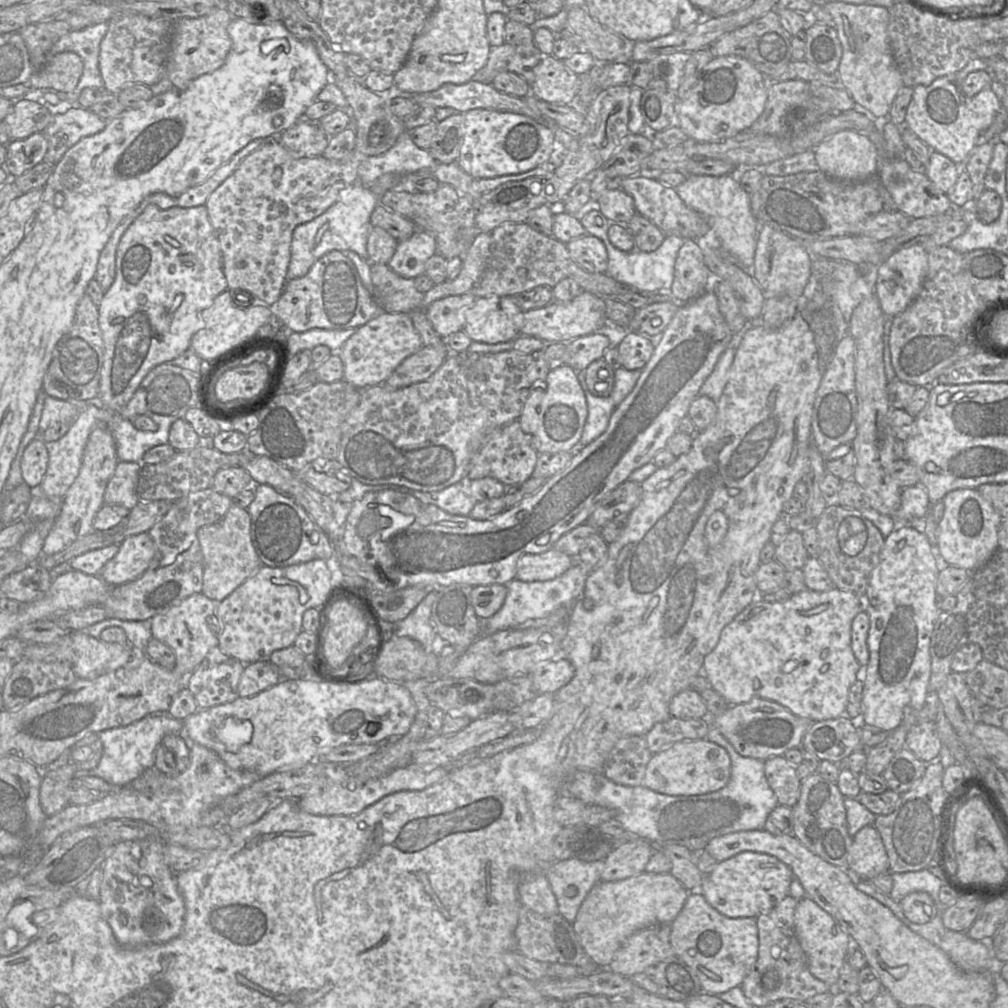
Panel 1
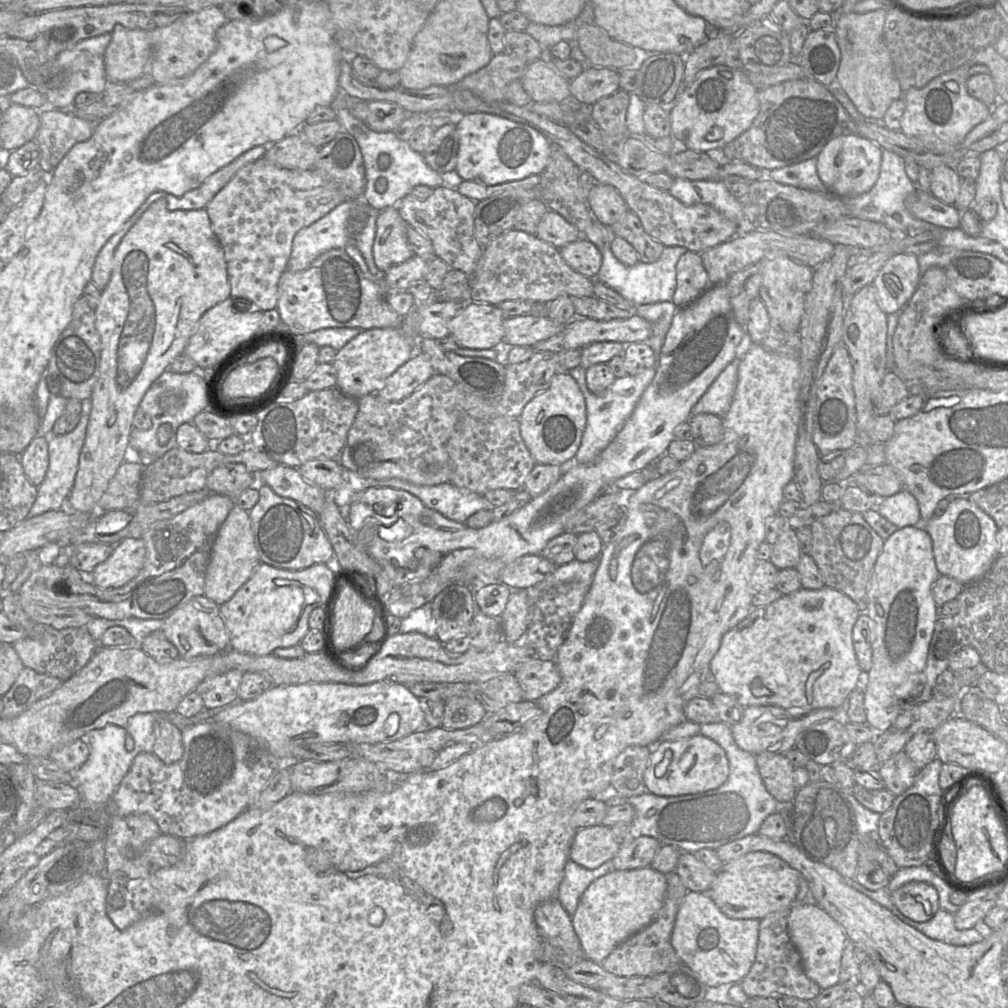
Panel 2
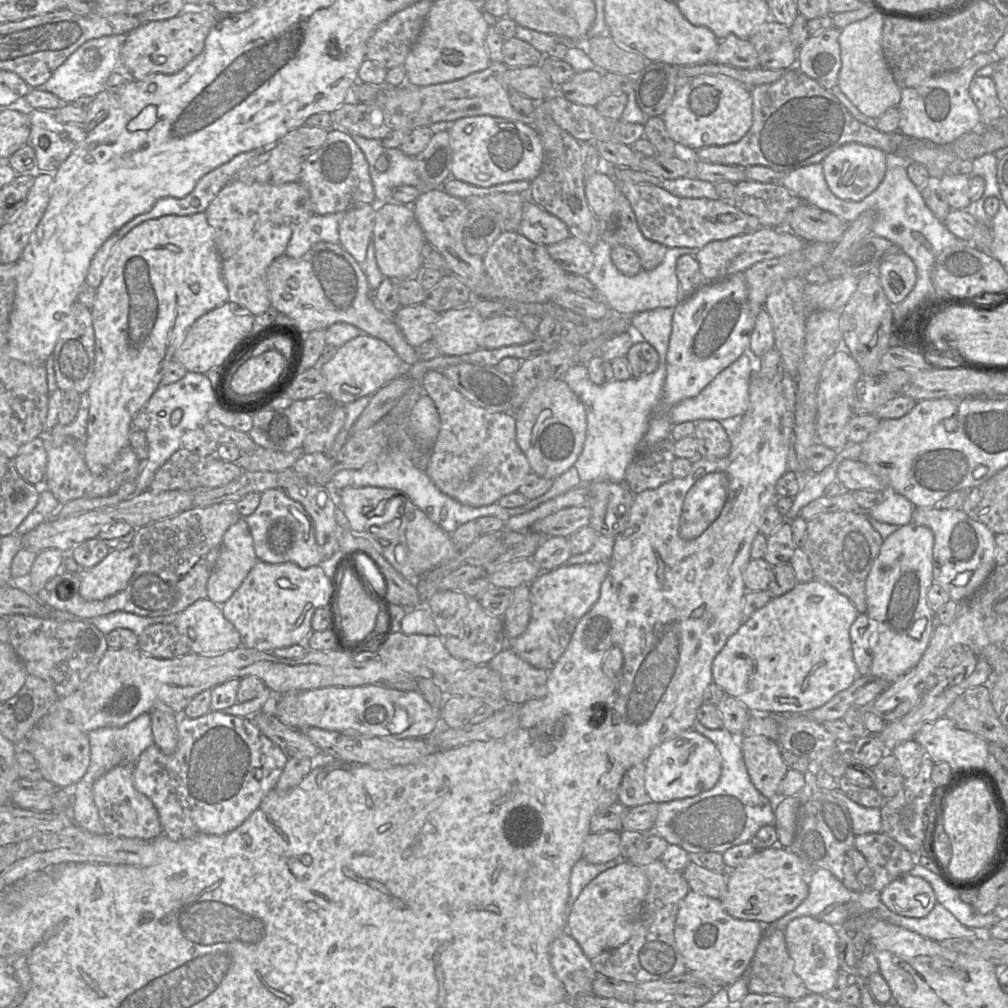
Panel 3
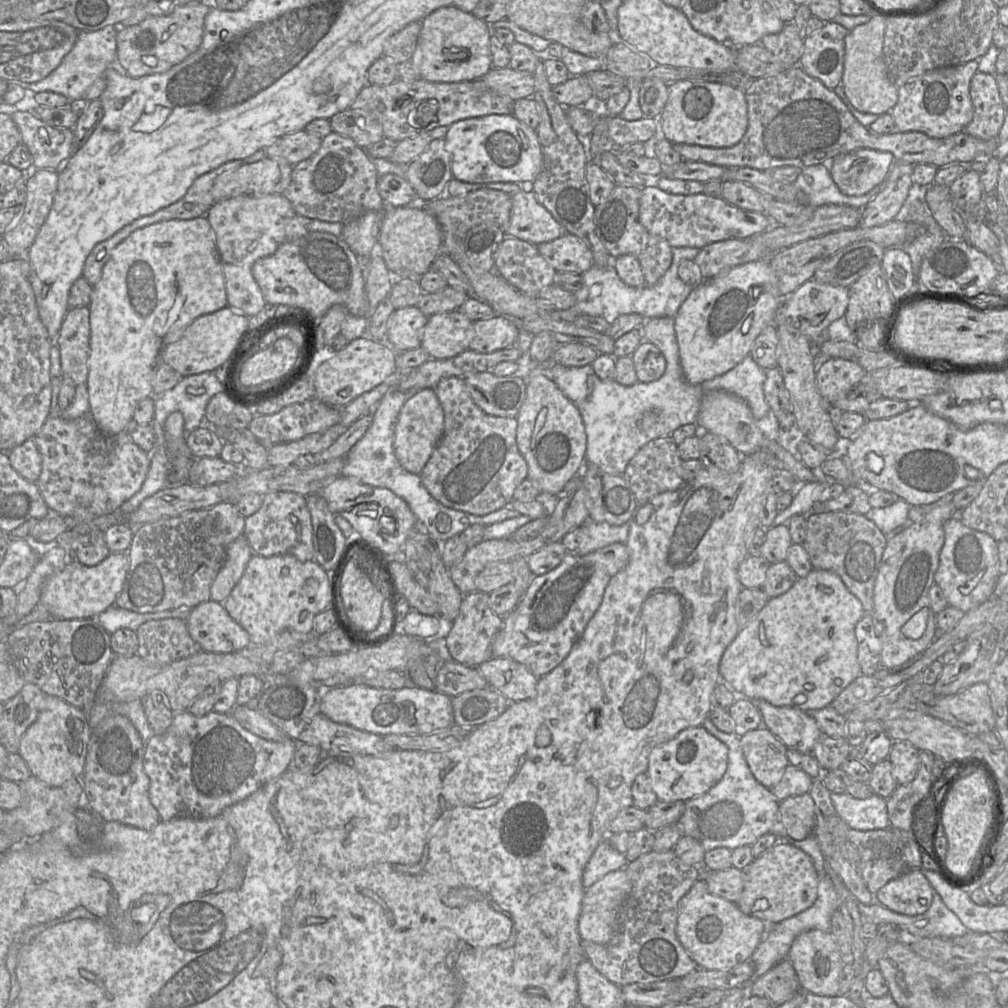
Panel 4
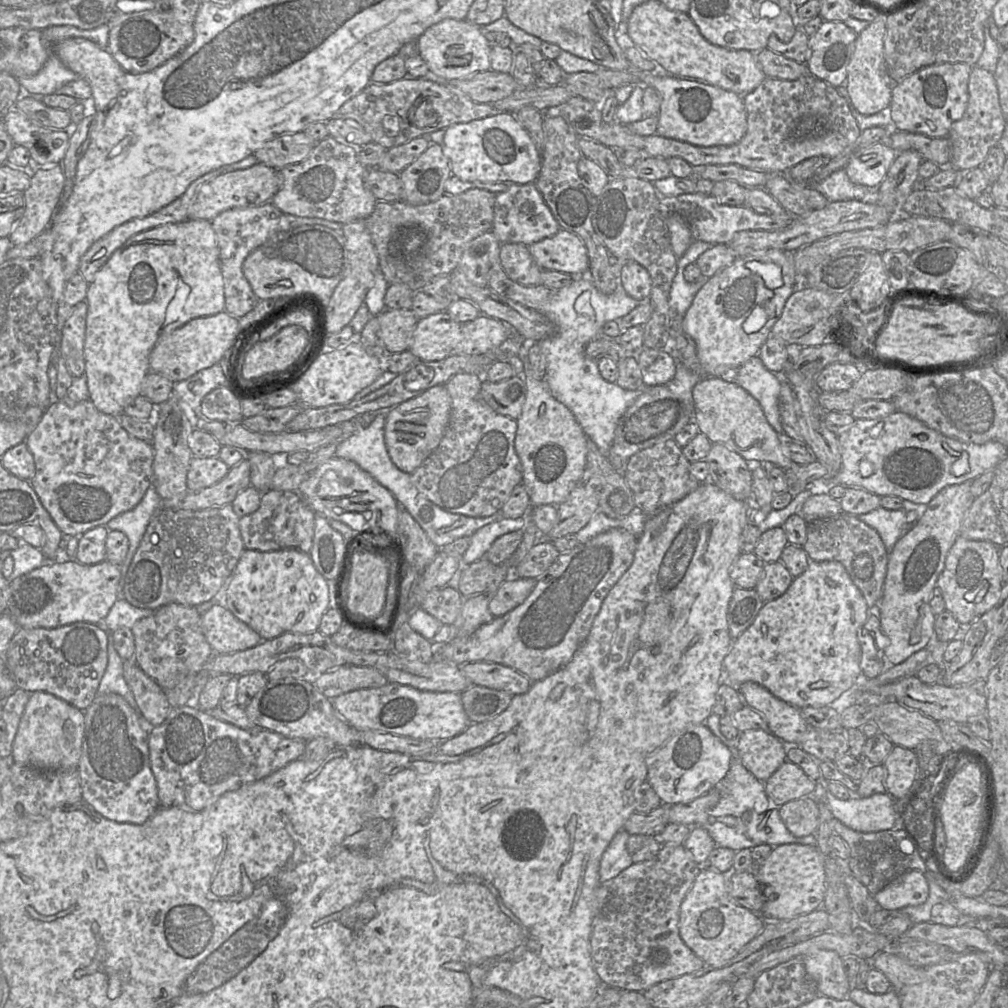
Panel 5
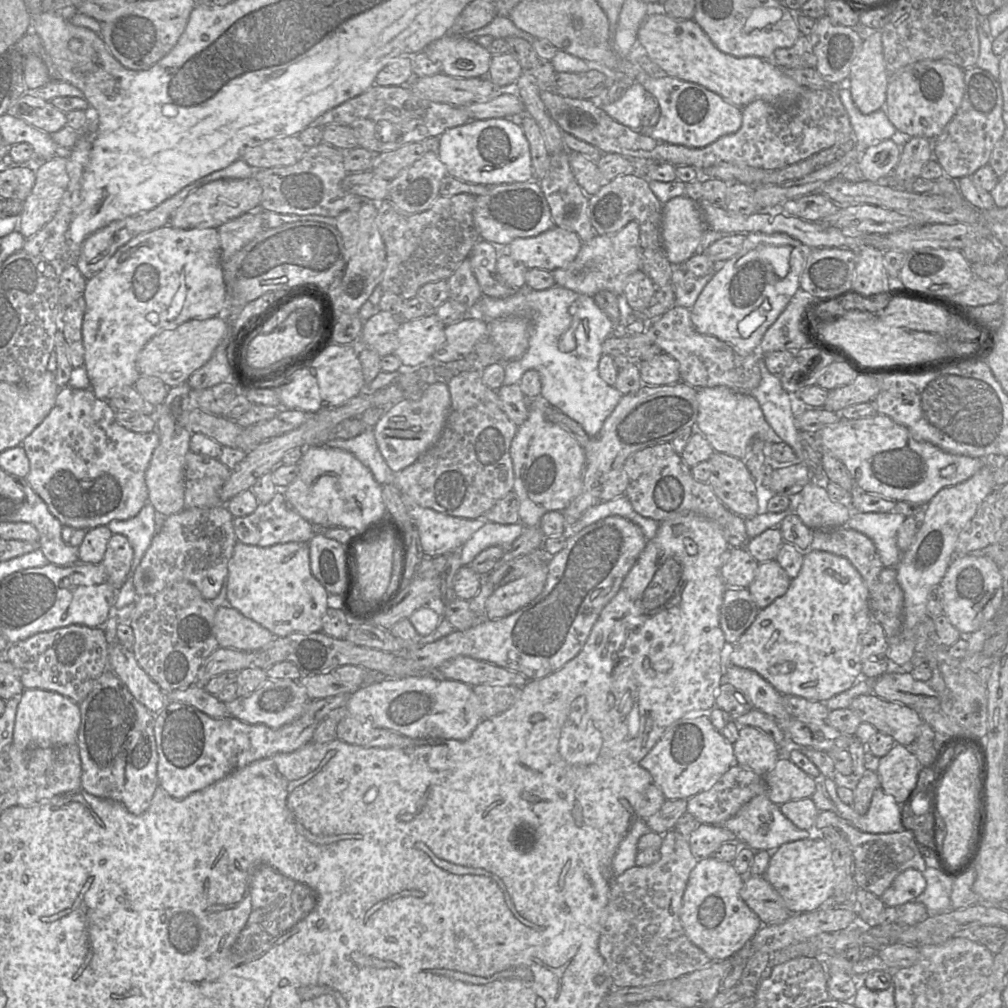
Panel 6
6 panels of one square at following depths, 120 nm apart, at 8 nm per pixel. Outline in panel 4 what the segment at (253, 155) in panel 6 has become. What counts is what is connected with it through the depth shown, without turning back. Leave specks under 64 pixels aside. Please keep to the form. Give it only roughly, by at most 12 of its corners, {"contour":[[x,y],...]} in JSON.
{"contour":[[301,130],[265,152],[294,166],[312,157],[322,139]]}

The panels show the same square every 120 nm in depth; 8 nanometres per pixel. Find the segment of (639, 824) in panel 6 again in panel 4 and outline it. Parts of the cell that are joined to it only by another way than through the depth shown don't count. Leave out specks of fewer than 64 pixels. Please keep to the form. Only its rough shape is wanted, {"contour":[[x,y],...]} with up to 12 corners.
{"contour":[[603,839],[585,866],[588,889],[609,872],[625,868],[625,854]]}

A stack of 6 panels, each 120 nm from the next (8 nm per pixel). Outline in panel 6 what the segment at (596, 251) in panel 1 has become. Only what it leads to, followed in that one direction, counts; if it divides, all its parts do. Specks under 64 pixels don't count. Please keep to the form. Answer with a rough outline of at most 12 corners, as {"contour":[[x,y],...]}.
{"contour":[[555,225],[501,250],[528,269],[570,264],[582,244]]}

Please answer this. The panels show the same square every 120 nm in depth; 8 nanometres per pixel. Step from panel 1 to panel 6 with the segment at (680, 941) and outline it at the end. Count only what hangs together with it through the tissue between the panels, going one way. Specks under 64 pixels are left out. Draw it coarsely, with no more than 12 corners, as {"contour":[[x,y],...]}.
{"contour":[[708,857],[690,872],[680,921],[712,961],[763,925],[744,876]]}

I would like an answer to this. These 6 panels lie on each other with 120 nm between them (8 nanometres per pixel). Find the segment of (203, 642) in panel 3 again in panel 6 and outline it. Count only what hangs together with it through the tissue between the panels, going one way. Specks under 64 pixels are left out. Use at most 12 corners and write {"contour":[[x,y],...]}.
{"contour":[[232,607],[216,610],[221,648],[251,652],[278,638]]}

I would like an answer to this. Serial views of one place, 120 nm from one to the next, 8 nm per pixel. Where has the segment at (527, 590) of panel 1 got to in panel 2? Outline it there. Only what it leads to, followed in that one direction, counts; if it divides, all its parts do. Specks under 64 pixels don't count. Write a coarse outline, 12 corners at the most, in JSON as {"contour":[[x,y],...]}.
{"contour":[[599,558],[574,559],[558,566],[542,582],[527,589],[532,606],[553,586],[580,582],[590,586]]}

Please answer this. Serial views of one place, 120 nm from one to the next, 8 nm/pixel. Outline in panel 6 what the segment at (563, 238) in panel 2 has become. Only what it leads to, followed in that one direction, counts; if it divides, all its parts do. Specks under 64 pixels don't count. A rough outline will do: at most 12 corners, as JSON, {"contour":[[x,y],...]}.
{"contour":[[534,179],[476,196],[480,238],[499,248],[555,226]]}

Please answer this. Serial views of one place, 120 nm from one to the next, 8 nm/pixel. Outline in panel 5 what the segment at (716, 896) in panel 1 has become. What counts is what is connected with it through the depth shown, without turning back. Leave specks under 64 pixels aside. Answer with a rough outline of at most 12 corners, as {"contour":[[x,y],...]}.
{"contour":[[817,846],[773,847],[753,871],[760,915],[787,920],[823,909]]}

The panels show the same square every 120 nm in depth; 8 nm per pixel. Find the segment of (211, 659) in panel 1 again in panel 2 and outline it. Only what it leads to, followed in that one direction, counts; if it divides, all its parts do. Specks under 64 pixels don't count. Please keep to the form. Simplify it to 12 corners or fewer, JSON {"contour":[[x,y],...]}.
{"contour":[[233,669],[202,681],[196,692],[212,709],[239,701],[243,673]]}

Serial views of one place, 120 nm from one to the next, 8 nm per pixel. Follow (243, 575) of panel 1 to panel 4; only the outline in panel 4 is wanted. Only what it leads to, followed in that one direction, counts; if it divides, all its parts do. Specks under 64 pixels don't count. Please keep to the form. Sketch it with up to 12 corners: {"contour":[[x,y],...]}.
{"contour":[[244,534],[228,546],[211,585],[210,600],[224,602],[253,554]]}

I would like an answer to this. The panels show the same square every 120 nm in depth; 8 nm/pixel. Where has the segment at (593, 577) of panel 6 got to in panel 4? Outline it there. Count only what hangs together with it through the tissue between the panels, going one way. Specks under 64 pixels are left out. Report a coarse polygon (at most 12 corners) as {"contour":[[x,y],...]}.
{"contour":[[625,543],[534,576],[493,657],[541,678],[570,653],[629,562]]}

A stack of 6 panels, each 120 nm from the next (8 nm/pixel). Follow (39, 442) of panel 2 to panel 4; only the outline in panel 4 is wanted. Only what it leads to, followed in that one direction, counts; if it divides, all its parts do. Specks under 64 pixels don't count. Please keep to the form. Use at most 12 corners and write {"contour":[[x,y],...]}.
{"contour":[[34,439],[7,454],[21,477],[37,482],[42,456]]}

